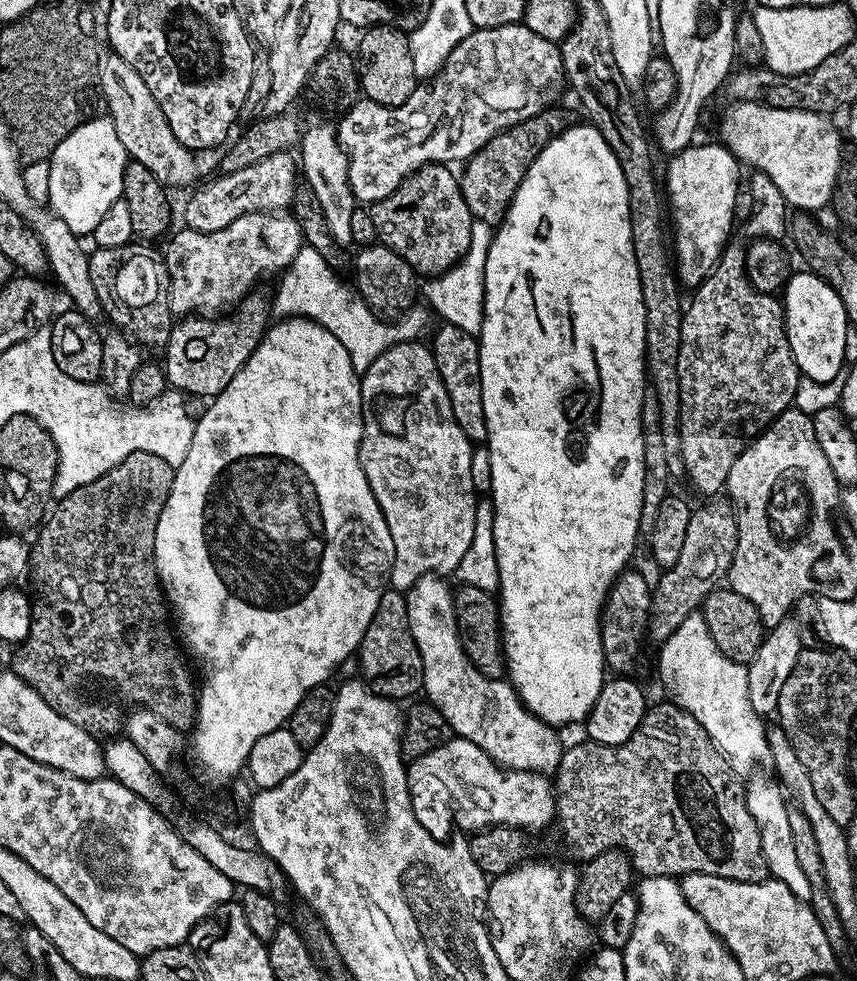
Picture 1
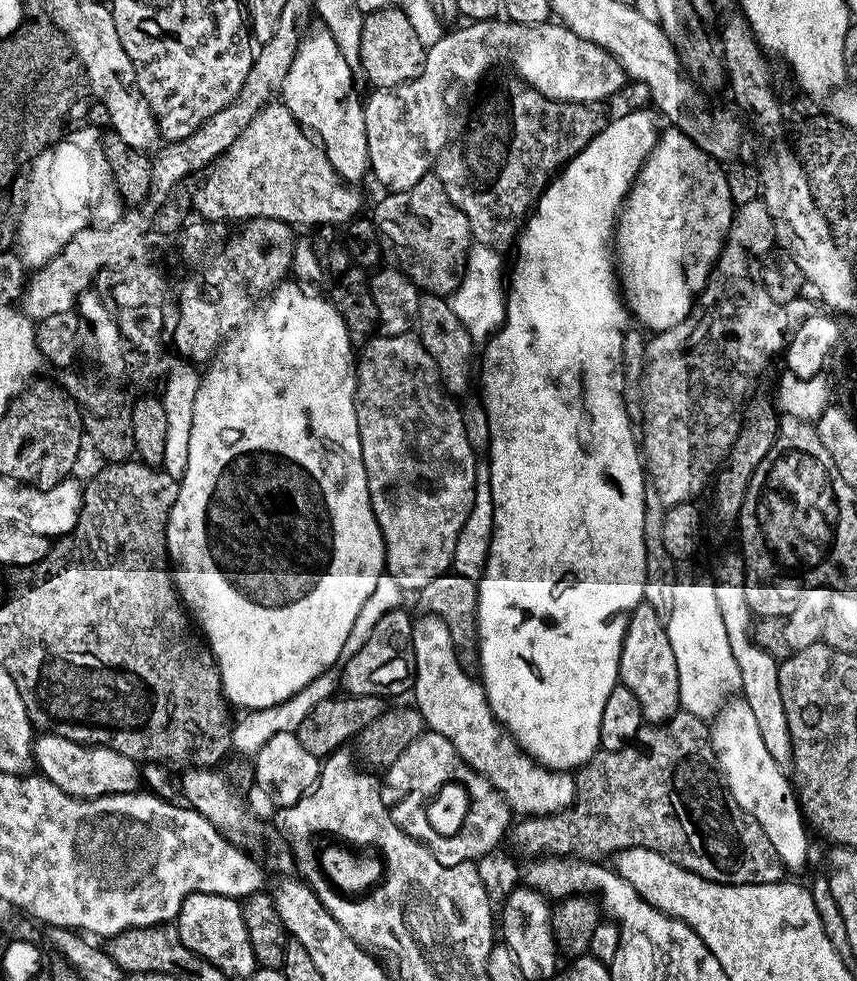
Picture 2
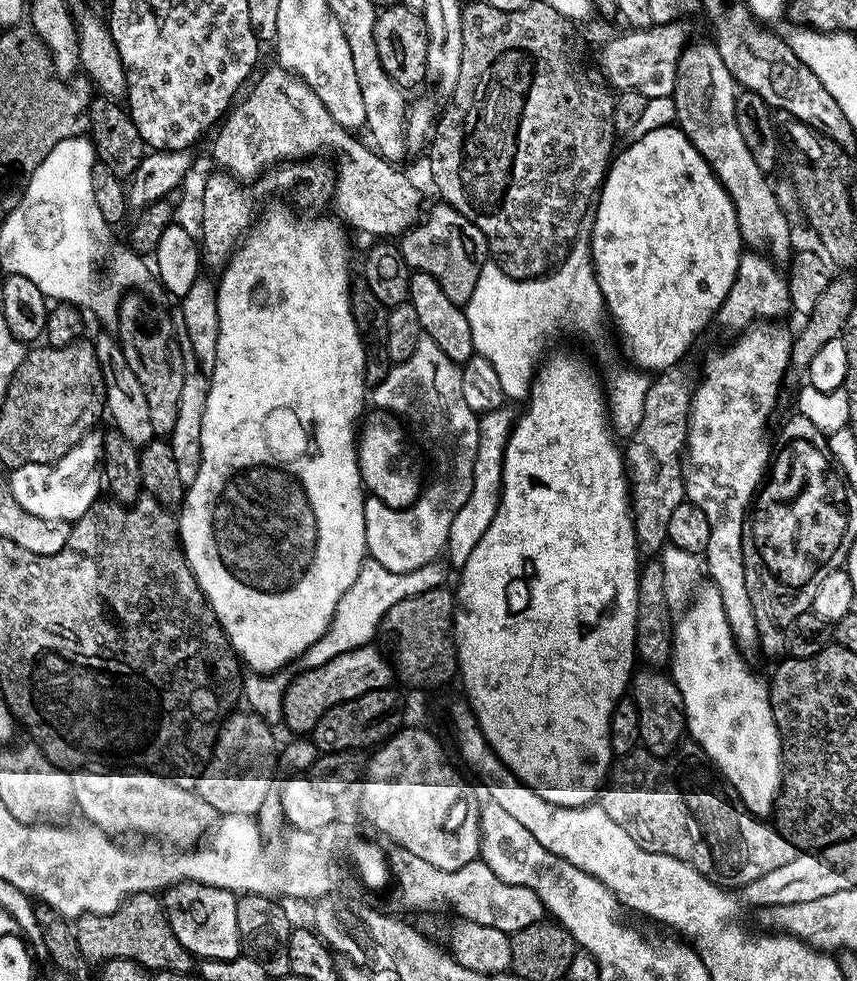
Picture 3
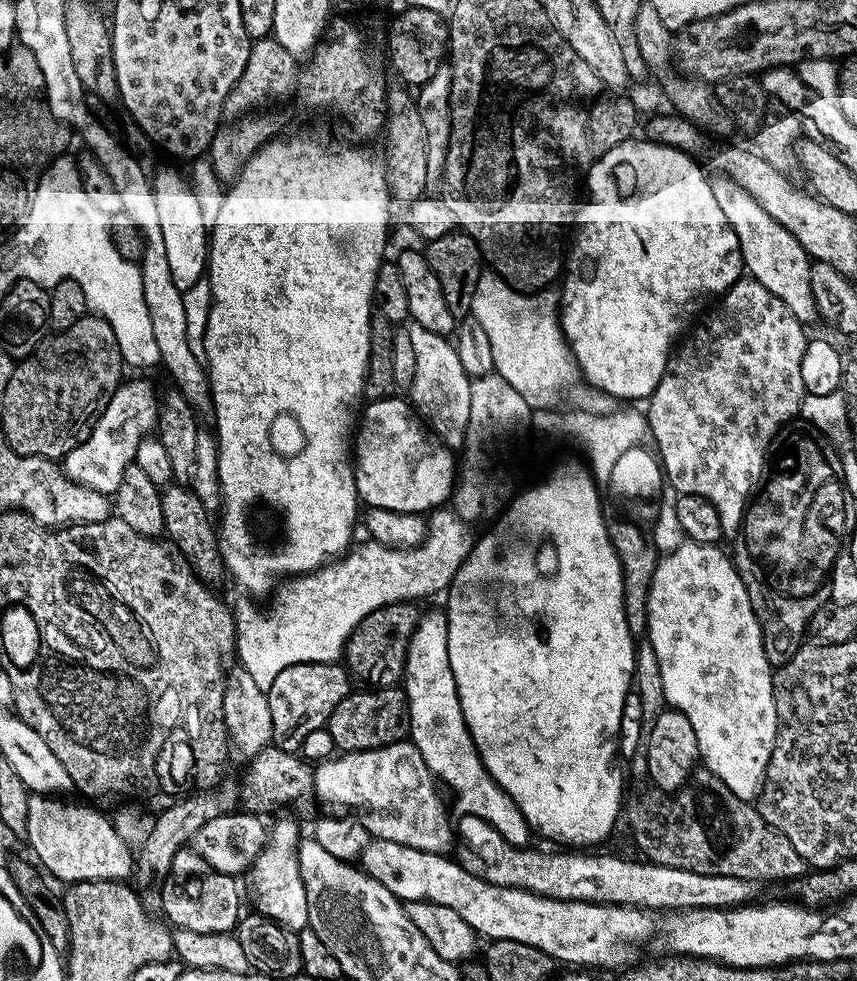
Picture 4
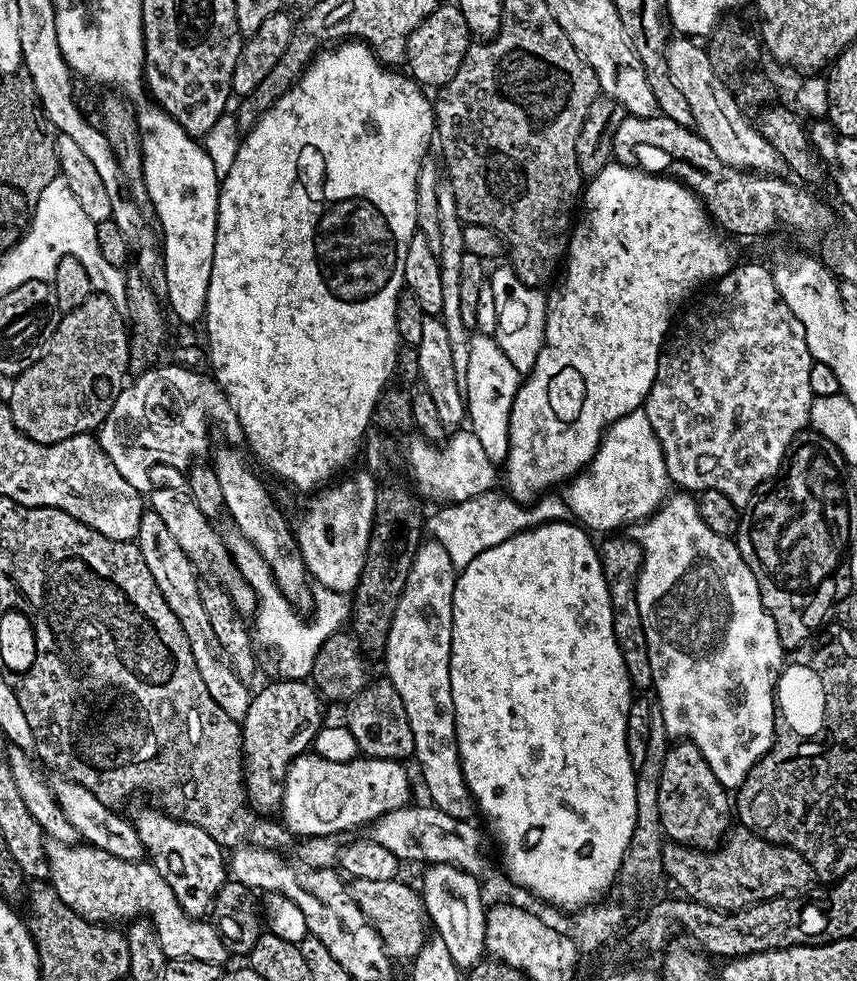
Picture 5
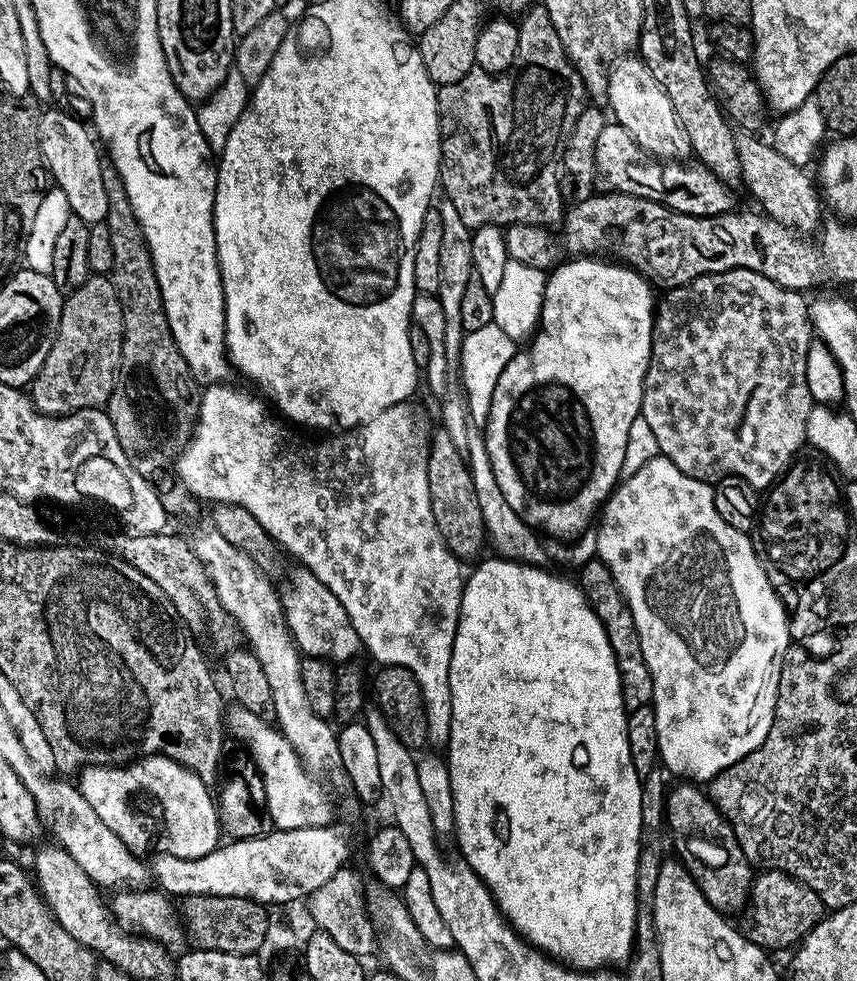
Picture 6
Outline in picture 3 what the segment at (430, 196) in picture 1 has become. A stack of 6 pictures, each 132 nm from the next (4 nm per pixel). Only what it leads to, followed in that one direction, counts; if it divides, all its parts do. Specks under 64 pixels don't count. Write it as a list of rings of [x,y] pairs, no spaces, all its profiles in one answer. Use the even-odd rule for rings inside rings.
[[[436,202],[436,205],[423,213],[422,219],[413,224],[399,237],[398,247],[402,258],[406,258],[412,272],[430,274],[438,286],[450,298],[450,302],[464,306],[470,302],[470,296],[477,285],[485,263],[490,260],[488,238],[474,222],[470,222],[458,210],[449,204]]]

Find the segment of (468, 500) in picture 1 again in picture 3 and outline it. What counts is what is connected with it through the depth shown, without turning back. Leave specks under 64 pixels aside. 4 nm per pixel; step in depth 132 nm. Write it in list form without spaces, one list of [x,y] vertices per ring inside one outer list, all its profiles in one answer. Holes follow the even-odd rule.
[[[423,334],[418,338],[418,346],[414,346],[414,354],[410,354],[406,362],[392,364],[386,378],[382,378],[382,382],[371,389],[370,400],[371,403],[372,400],[376,403],[373,405],[379,411],[391,412],[401,421],[409,425],[412,423],[428,439],[428,448],[436,463],[432,481],[423,485],[419,498],[410,507],[388,508],[374,495],[369,495],[364,502],[368,556],[392,572],[418,570],[441,559],[448,547],[450,522],[454,522],[454,514],[458,514],[458,510],[462,510],[462,505],[466,503],[466,498],[470,498],[470,490],[474,486],[474,458],[478,458],[478,413],[466,404],[465,395],[462,394],[461,365],[446,358],[446,354],[442,354],[438,347],[438,342]]]

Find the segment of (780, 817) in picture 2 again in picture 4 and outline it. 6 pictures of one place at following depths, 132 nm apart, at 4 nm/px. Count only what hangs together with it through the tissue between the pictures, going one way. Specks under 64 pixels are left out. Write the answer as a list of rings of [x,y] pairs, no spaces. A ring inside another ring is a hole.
[[[685,542],[679,548],[668,555],[659,557],[654,578],[648,595],[648,631],[646,633],[647,643],[652,645],[654,654],[658,654],[658,666],[662,669],[662,686],[664,687],[664,699],[675,711],[686,714],[690,718],[690,726],[694,726],[694,734],[698,738],[700,747],[700,760],[717,776],[724,780],[723,787],[731,795],[740,800],[755,801],[760,795],[760,789],[764,786],[764,772],[768,769],[768,763],[772,757],[772,751],[776,745],[776,734],[778,731],[778,717],[776,705],[778,703],[778,692],[772,689],[772,672],[774,666],[768,661],[766,654],[764,630],[760,626],[760,619],[756,617],[756,611],[752,608],[750,594],[740,577],[740,571],[736,569],[733,557],[728,557],[723,552],[723,547],[715,544],[693,544]]]

